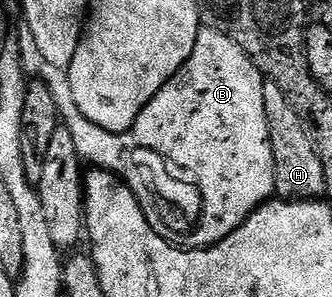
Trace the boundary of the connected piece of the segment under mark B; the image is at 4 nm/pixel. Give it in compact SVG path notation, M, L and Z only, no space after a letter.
M202 27L201 33L197 35L195 50L191 50L191 58L187 58L187 62L183 62L180 70L166 82L163 90L159 90L159 94L155 94L155 98L151 98L151 102L141 111L139 118L135 118L135 122L125 132L114 134L95 126L77 109L72 98L64 101L63 124L64 127L71 130L71 134L75 134L77 149L82 161L105 160L109 156L107 168L108 171L114 174L125 176L131 173L131 167L129 167L129 164L125 164L125 160L129 160L129 156L125 156L125 152L134 153L134 148L138 148L138 145L148 145L148 148L156 148L160 152L165 152L165 156L169 156L171 160L177 160L177 164L181 164L181 168L189 168L189 172L193 172L191 180L201 180L201 192L204 192L205 195L206 208L200 236L200 248L210 248L211 245L217 244L223 238L227 238L227 234L239 230L239 226L243 226L247 222L247 218L254 210L263 204L268 204L275 196L275 158L273 157L271 138L267 130L267 110L263 110L263 86L265 81L265 77L261 75L261 71L255 66L255 62L251 62L248 54L238 44L231 42L231 38L227 38L227 34L223 34L214 28Z

